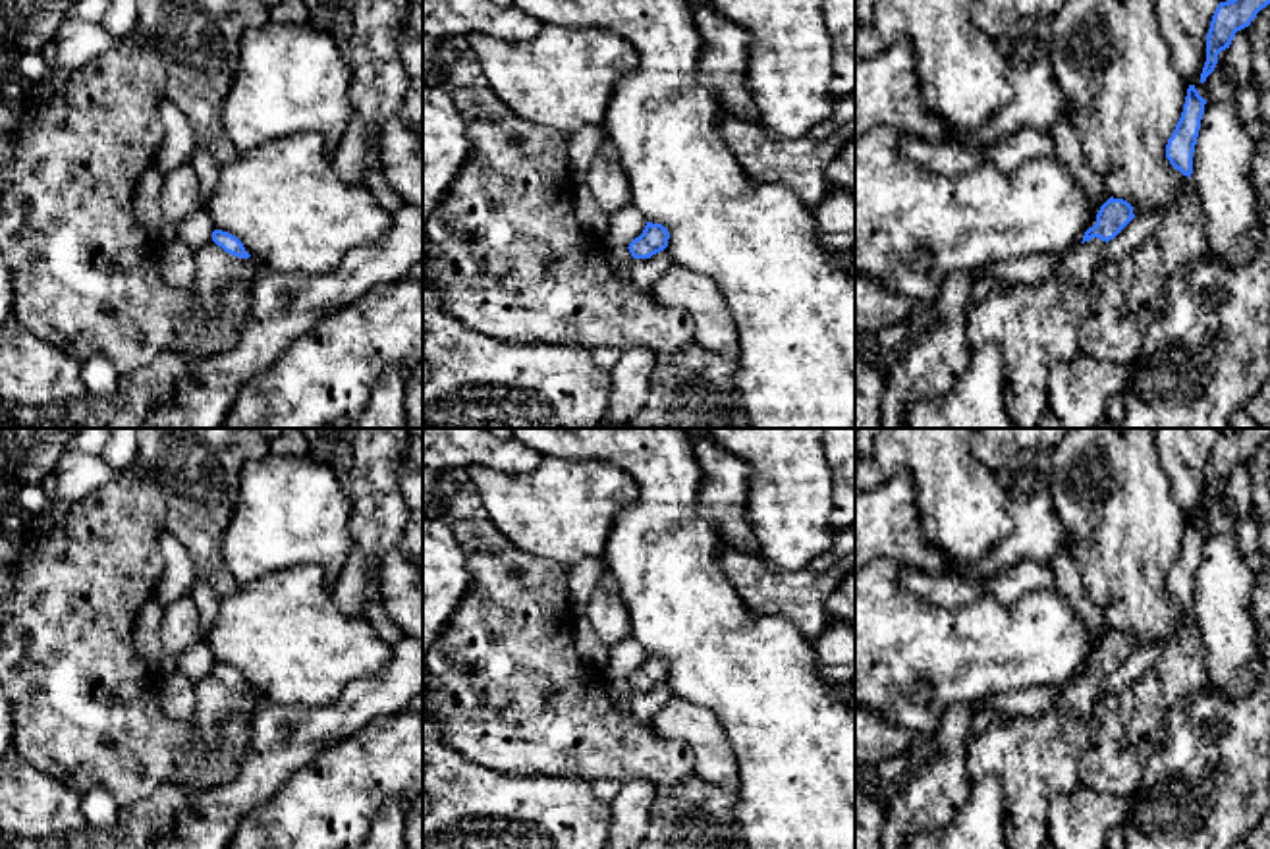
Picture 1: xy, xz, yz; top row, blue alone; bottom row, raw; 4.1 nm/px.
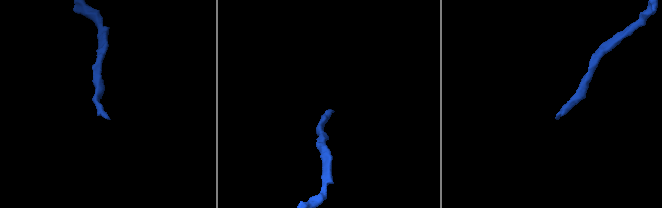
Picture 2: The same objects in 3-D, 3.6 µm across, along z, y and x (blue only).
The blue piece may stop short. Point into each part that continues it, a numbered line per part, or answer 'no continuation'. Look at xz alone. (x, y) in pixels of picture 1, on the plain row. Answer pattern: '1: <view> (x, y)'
no continuation

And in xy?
1: xy (217, 701)

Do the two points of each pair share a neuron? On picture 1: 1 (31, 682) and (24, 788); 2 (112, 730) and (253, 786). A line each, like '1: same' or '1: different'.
1: different
2: different

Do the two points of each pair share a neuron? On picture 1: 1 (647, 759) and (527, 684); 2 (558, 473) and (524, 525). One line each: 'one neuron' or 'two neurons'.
1: one neuron
2: one neuron

